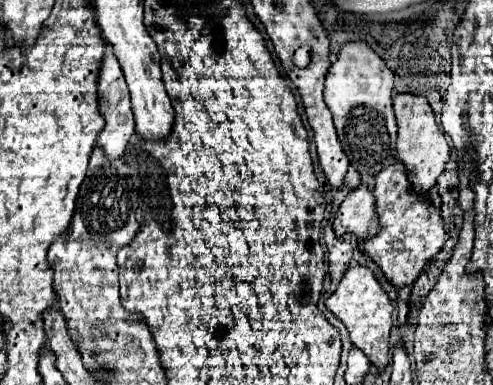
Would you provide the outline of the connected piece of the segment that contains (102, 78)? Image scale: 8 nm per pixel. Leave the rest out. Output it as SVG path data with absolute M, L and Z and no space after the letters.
M106 43L106 53L98 73L98 107L100 107L100 115L106 121L106 127L104 131L100 131L96 145L104 151L104 155L108 155L108 159L118 159L124 155L124 147L130 141L130 135L134 133L134 117L130 111L130 93L124 81L124 73L118 65L116 55L112 55L110 43Z

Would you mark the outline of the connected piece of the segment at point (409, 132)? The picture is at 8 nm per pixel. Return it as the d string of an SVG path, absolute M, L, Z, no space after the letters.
M398 93L394 95L394 113L398 123L398 141L396 141L396 155L408 169L408 181L412 183L414 191L428 191L436 177L444 171L450 159L450 147L446 143L444 131L436 123L436 115L422 95L412 93Z

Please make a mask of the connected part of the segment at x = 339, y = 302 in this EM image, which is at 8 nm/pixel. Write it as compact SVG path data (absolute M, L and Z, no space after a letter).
M352 265L344 271L338 289L326 299L326 309L330 309L350 331L350 341L366 353L370 363L378 369L388 365L388 349L390 349L390 327L392 327L392 303L378 283L374 271L366 265Z

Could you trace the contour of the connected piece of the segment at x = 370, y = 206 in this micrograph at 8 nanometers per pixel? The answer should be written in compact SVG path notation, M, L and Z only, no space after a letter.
M362 183L346 195L334 219L334 231L336 235L352 233L358 239L376 235L378 231L376 199L368 189L368 185Z

